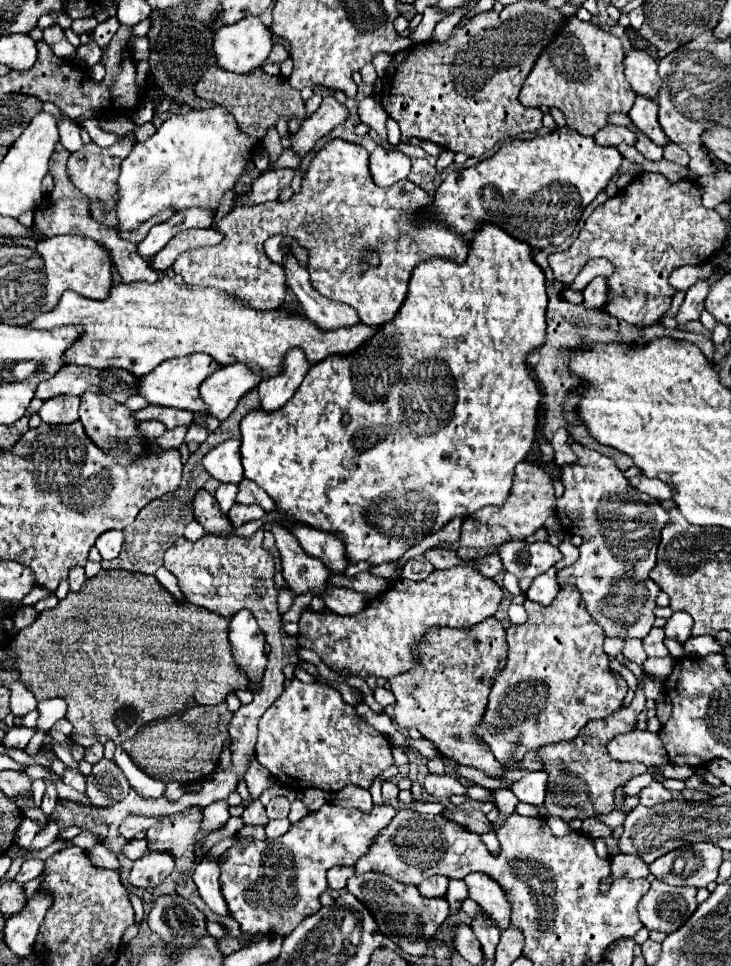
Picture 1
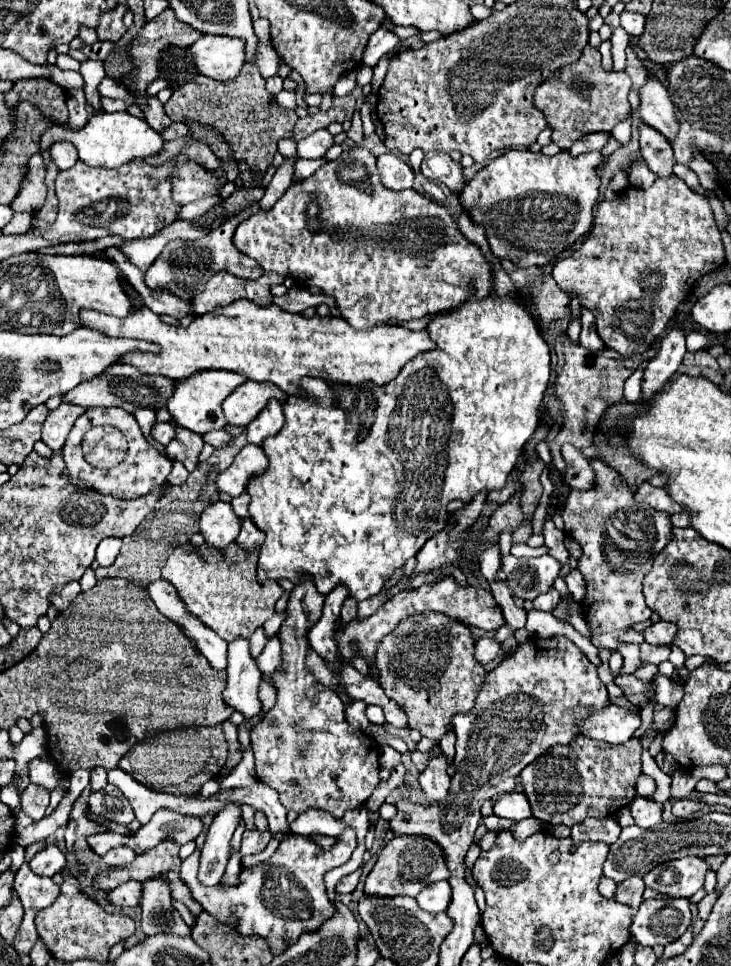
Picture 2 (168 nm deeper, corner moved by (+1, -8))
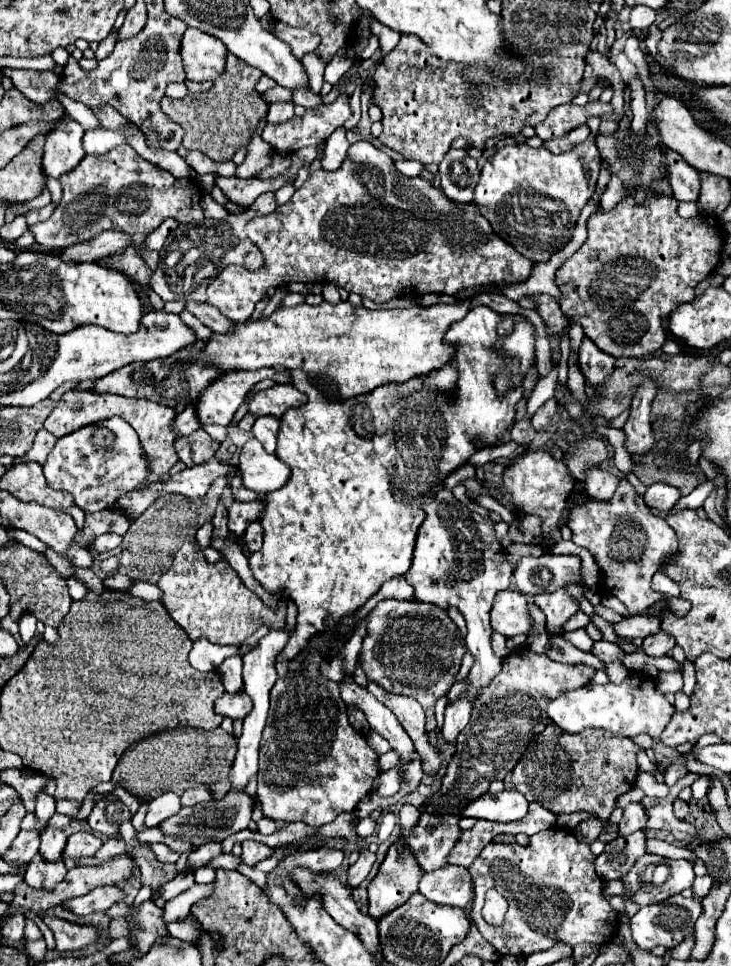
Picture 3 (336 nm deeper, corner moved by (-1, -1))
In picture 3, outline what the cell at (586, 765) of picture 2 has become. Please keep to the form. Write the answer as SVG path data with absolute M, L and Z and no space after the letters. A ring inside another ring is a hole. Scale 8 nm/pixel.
M547 725L511 771L511 783L527 801L537 801L555 815L589 811L599 819L609 819L617 797L635 787L637 751L639 747L629 737L609 731L599 729L597 737L585 737L585 733L569 735L557 725Z

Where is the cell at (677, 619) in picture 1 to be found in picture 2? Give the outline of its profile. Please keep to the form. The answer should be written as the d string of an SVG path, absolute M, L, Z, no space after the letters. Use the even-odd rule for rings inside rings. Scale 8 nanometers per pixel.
M659 620L655 622L651 628L645 630L645 642L649 644L671 644L673 638L677 634L677 624L673 622L665 622L665 620Z

